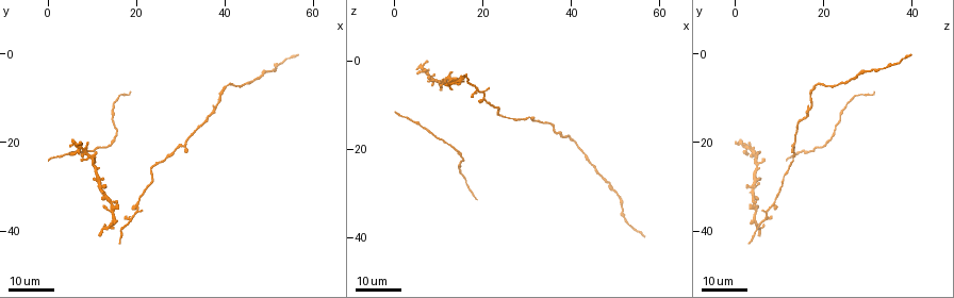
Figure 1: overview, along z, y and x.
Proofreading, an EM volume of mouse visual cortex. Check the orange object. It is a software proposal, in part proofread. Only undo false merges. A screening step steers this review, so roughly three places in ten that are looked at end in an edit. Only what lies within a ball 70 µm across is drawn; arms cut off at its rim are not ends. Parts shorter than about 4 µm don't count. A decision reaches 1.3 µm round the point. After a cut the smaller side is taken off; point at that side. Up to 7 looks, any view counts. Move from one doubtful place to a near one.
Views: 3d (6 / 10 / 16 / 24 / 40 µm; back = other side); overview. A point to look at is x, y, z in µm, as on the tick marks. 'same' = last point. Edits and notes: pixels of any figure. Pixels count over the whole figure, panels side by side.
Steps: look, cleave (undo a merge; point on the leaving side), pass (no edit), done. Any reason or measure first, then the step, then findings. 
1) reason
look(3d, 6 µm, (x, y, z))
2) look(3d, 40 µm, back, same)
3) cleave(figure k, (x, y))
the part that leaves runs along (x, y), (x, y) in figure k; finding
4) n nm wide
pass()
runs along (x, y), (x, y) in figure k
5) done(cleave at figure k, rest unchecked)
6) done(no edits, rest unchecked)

calibre changes
look(3d, 24 µm, (13.5, 21.0, 20.0))

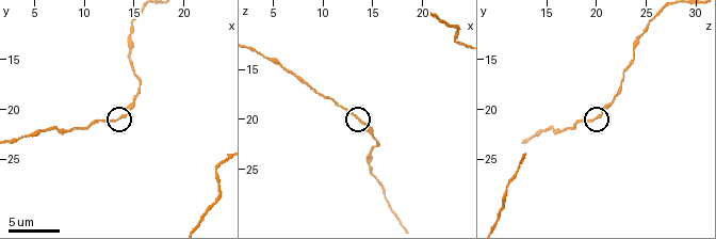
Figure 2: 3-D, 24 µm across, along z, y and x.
look(3d, 6 µm, (13.6, 20.8, 20.2))

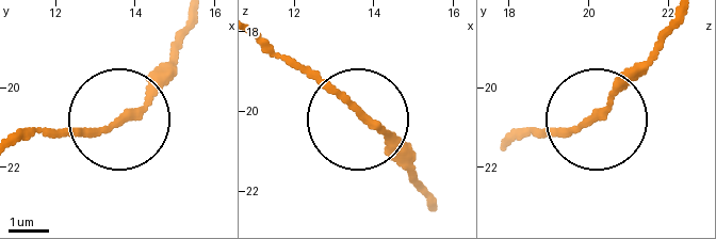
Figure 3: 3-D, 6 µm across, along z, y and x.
pass()
all the same neuron

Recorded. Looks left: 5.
two arms in line, one across
look(3d, 24 µm, (15.0, 35.5, 4.0))

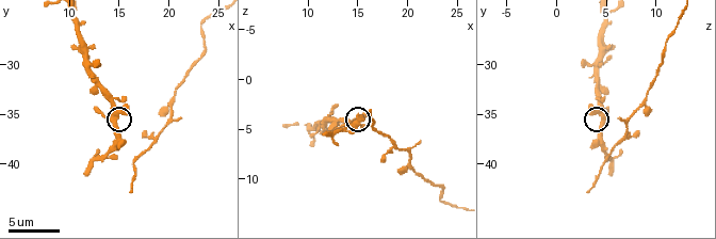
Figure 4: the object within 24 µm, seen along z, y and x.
look(3d, 10 µm, (14.6, 36.0, 4.8))

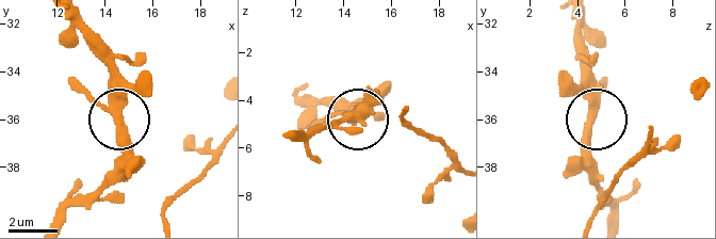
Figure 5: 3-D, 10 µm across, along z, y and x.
340 nm wide
pass()
continuous, no second neuron

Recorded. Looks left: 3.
look(3d, 10 µm, (19.4, 36.2, 7.0))

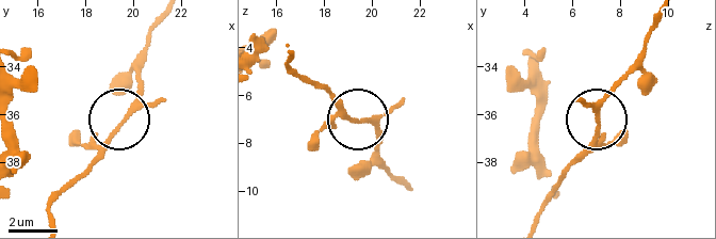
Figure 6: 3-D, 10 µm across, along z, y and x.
3 arms
pass()
runs along (139, 82), (134, 105), (92, 163) in figure 6; continuous, no second neuron

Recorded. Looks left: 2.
three-way junction
look(3d, 16 µm, (31.0, 21.0, 13.0))

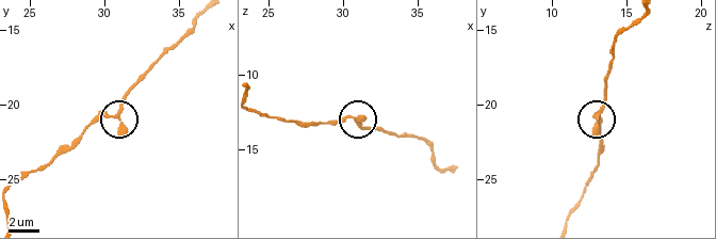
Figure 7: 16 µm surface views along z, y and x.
look(3d, 10 µm, same)

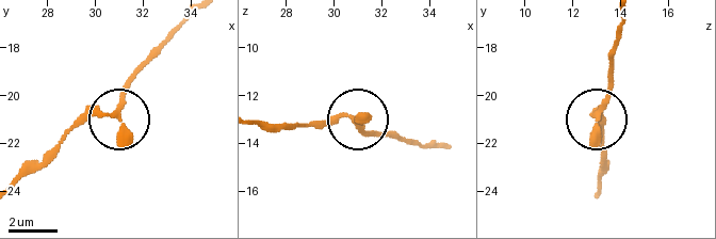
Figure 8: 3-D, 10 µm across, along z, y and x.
210 nm wide
pass()
runs along (598, 192), (603, 127), (591, 113), (598, 113), (609, 72) in figure 8; all the same neuron

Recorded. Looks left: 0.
done(no edits, rest unchecked)

